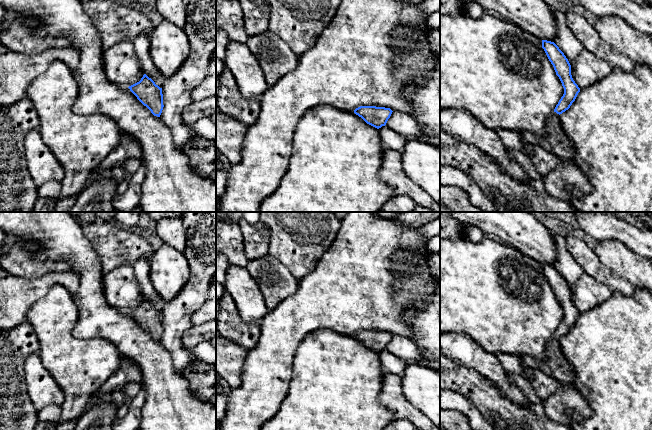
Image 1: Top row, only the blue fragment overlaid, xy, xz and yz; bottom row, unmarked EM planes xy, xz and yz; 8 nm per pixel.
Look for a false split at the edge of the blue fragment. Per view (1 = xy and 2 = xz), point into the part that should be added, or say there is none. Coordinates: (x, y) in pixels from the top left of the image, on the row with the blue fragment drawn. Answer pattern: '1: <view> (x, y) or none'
1: none
2: none

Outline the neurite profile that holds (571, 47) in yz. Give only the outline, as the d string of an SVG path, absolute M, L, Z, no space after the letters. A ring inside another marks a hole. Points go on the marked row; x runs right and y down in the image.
M551 8L551 10L556 24L556 38L554 43L564 53L571 64L584 50L584 47L568 28L566 15L554 8Z

